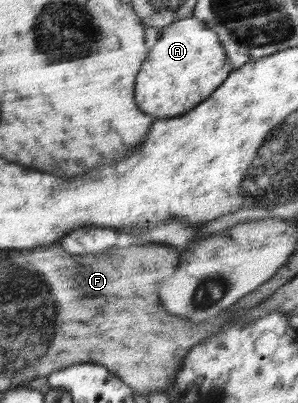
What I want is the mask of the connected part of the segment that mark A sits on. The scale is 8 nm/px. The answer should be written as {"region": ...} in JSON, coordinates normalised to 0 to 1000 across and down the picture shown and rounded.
{"region":[[[648,40],[534,74],[540,94],[500,129],[453,208],[460,263],[527,293],[574,293],[634,278],[715,233],[782,176],[732,84]]]}

